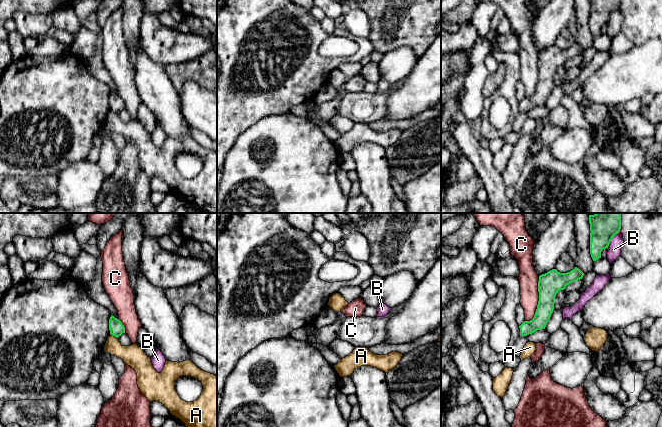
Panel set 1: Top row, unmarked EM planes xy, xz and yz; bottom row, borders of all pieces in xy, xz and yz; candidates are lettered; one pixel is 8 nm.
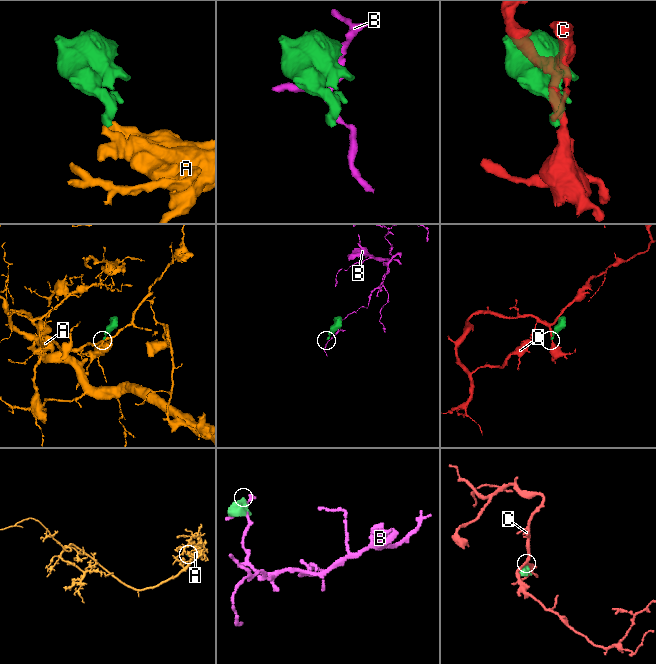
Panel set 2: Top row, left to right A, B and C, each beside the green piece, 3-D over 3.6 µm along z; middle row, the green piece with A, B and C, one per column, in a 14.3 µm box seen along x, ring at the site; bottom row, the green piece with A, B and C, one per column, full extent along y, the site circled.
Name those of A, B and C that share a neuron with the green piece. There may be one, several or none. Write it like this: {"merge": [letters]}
{"merge": []}

